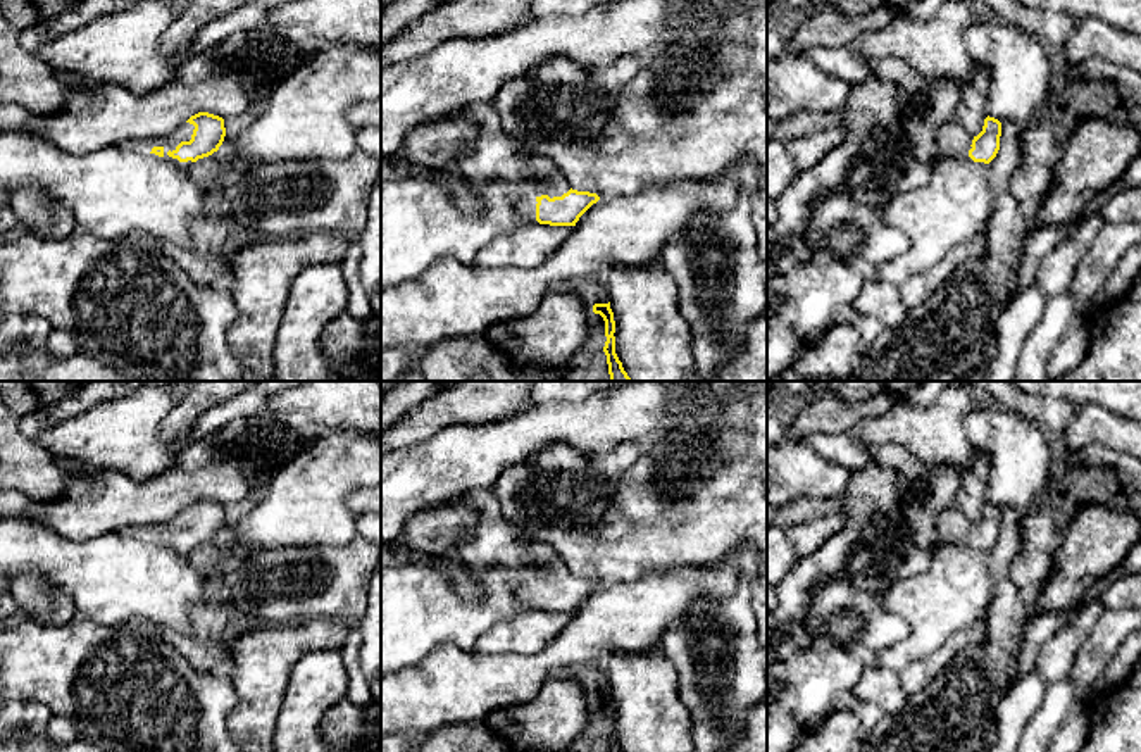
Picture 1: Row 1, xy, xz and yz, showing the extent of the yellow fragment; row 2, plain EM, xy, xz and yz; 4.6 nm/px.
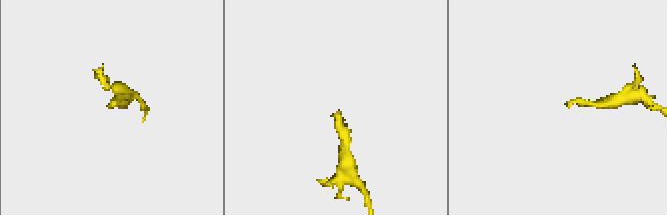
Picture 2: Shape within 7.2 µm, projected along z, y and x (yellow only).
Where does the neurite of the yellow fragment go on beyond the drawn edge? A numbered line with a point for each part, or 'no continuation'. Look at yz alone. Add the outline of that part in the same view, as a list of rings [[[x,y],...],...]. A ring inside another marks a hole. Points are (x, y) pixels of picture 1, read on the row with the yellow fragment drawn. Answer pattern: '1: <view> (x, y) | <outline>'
1: yz (953, 140) | [[[957,119],[948,121],[938,133],[938,155],[932,164],[941,157],[969,157],[972,140],[974,136]]]

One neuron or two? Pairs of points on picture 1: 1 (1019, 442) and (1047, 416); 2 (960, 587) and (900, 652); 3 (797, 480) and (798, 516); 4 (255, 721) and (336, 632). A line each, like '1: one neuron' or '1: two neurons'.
1: two neurons
2: one neuron
3: two neurons
4: one neuron

